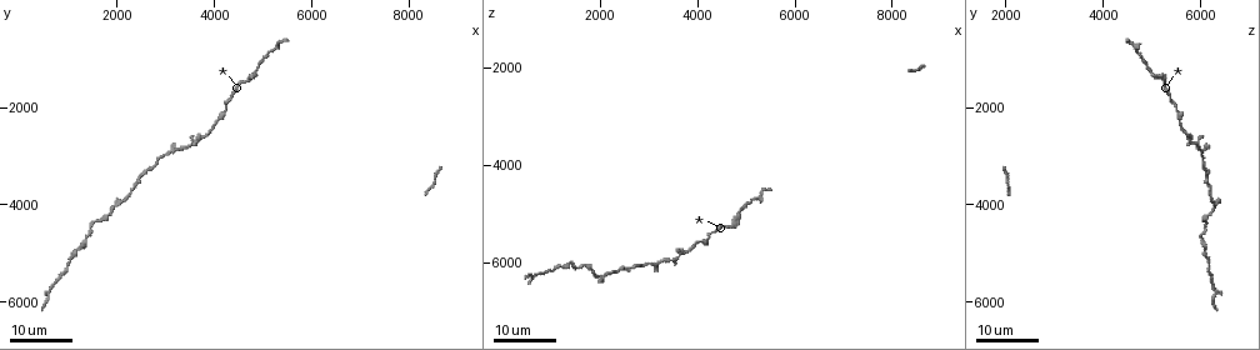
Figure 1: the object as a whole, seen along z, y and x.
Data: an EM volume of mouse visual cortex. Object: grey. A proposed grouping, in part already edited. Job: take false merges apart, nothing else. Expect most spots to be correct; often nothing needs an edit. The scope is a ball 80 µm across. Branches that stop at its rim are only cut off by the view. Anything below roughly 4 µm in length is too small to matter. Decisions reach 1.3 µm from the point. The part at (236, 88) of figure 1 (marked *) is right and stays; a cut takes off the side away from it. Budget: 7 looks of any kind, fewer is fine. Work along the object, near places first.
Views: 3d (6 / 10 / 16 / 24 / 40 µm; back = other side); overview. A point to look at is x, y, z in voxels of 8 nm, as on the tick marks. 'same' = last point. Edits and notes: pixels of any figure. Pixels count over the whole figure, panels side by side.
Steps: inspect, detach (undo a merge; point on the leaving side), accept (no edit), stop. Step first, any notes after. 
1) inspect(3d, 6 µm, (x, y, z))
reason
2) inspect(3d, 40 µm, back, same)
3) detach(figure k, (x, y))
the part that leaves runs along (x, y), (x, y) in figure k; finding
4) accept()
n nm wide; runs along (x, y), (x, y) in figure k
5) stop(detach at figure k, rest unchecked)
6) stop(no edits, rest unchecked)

inspect(3d, 16 µm, (1650, 4350, 6050))
sudden change in width

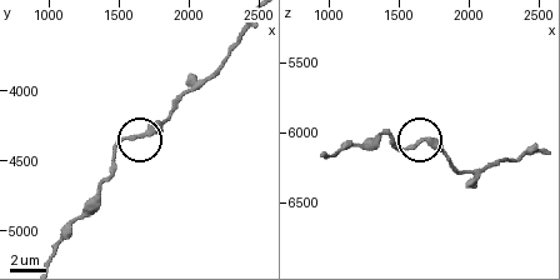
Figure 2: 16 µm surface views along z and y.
inspect(3d, 10 µm, (1620, 4320, 6060))
closer look

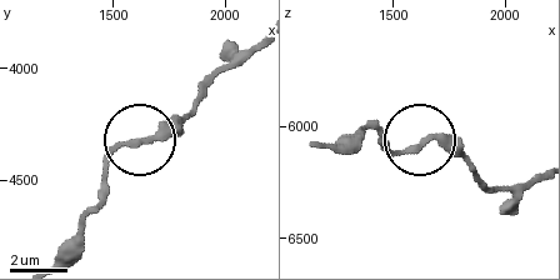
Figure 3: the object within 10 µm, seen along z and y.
inspect(3d, 10 µm, back, (1620, 4330, 6070))

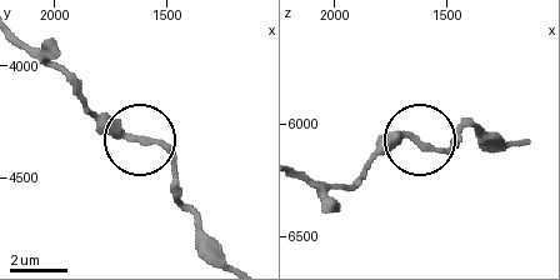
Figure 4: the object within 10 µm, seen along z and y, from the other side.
accept()
runs along (25, 43), (90, 106), (161, 150), (180, 184) in figure 4; all the same neuron

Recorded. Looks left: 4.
inspect(3d, 16 µm, (4700, 1400, 5300))
calibre changes

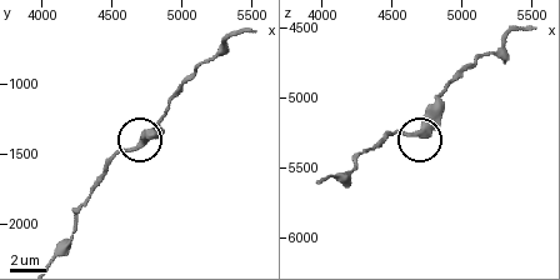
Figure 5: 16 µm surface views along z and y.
inspect(3d, 6 µm, (4700, 1460, 5240))
closer look

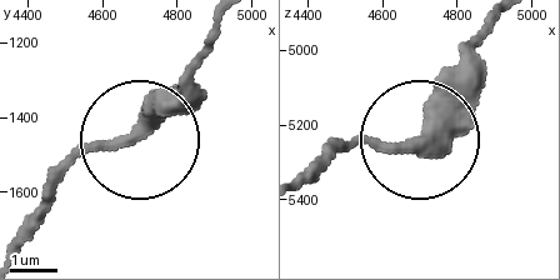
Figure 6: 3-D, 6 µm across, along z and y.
accept()
continuous, no second neuron

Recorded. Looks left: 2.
inspect(3d, 24 µm, (3600, 2750, 5850))
four arms meet

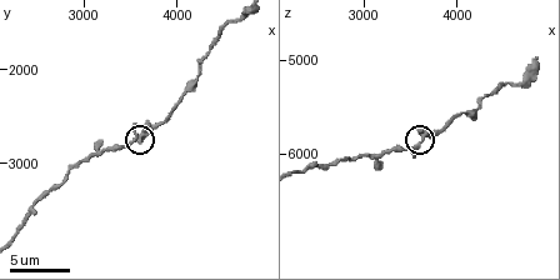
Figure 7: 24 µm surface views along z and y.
inspect(3d, 10 µm, (3650, 2750, 5850))
zoom in

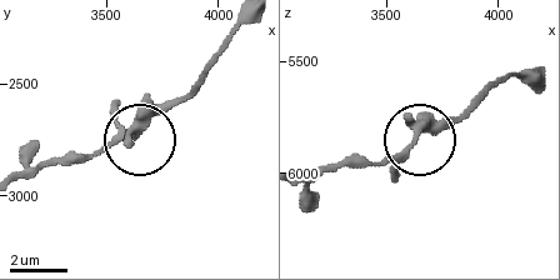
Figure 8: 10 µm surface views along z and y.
accept()
250 nm wide; runs along (538, 69), (498, 80), (459, 116), (361, 166) in figure 8; continuous, no second neuron

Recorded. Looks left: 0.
stop(no edits, rest unchecked)

